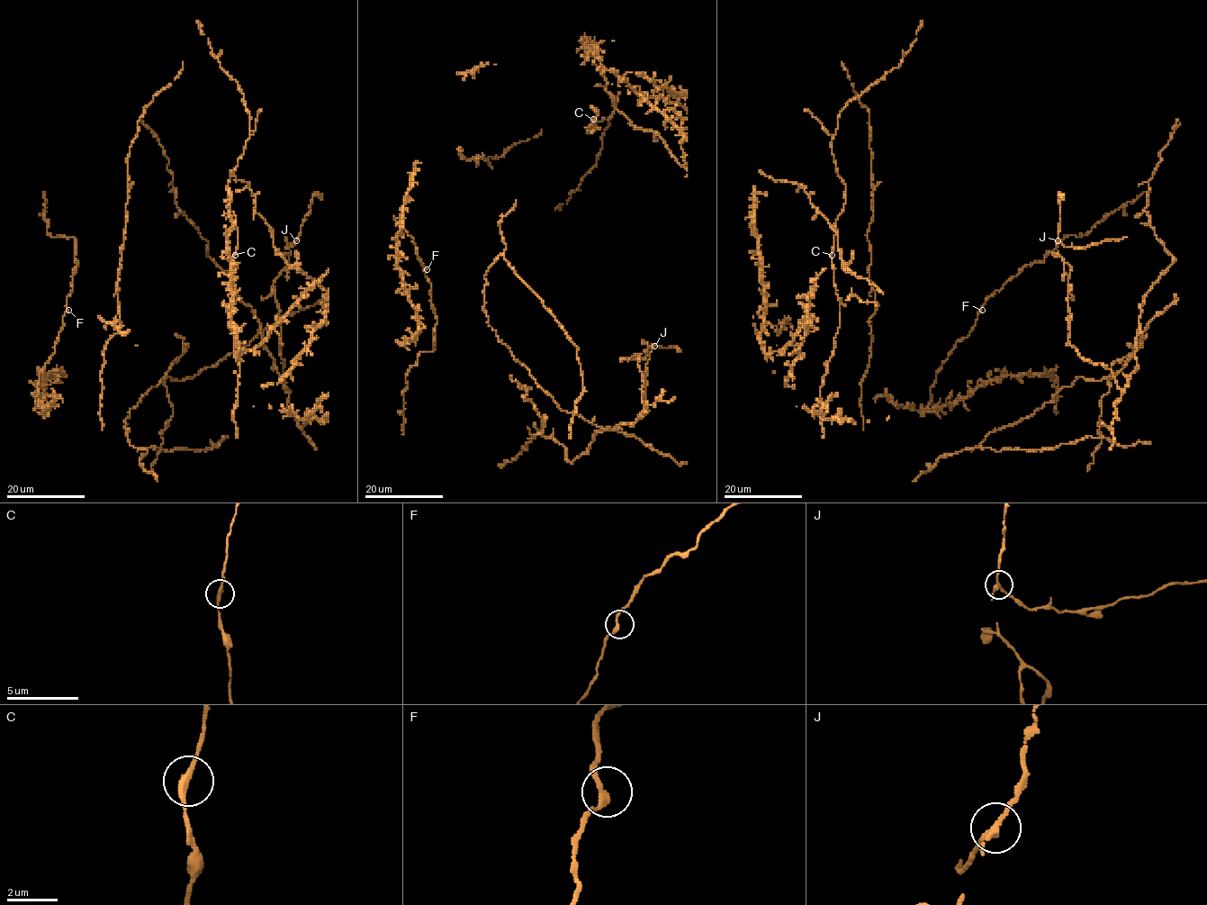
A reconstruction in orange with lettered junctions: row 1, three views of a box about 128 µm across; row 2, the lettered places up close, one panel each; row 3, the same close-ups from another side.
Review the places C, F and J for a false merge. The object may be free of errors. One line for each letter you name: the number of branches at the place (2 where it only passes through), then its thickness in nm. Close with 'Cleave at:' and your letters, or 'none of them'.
J: 2 | 240 nm
Cleave at: J

